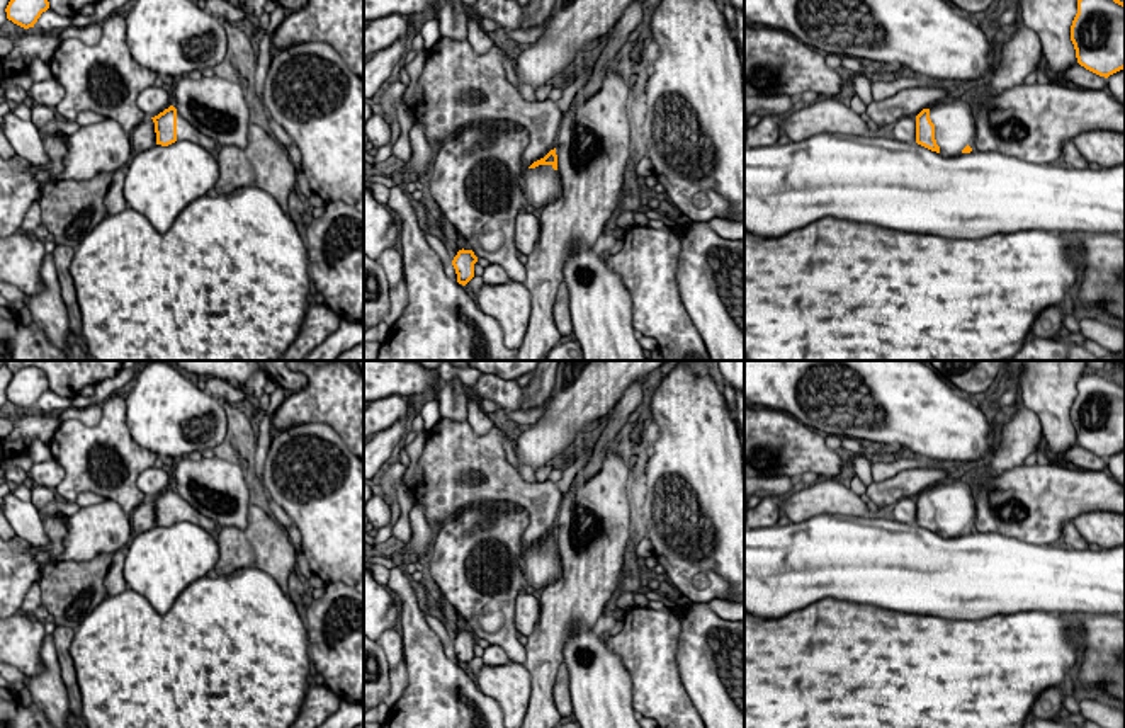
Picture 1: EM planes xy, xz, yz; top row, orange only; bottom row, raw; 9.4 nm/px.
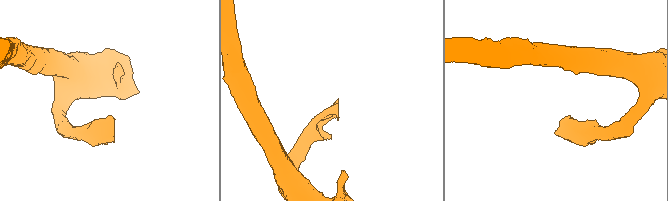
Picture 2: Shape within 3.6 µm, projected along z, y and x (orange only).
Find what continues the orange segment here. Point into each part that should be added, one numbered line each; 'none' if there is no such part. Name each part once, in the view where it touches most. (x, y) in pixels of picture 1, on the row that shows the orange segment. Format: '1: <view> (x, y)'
1: yz (954, 119)

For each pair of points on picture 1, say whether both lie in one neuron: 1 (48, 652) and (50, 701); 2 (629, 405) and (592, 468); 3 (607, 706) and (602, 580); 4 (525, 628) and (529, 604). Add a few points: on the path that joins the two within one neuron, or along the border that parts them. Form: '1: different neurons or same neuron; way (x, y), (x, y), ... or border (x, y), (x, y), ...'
1: same neuron; way (50, 664), (50, 689)
2: same neuron; way (617, 420), (599, 453)
3: different neurons; border (592, 628), (578, 628), (570, 636), (565, 659)
4: same neuron; way (525, 623), (527, 609)

